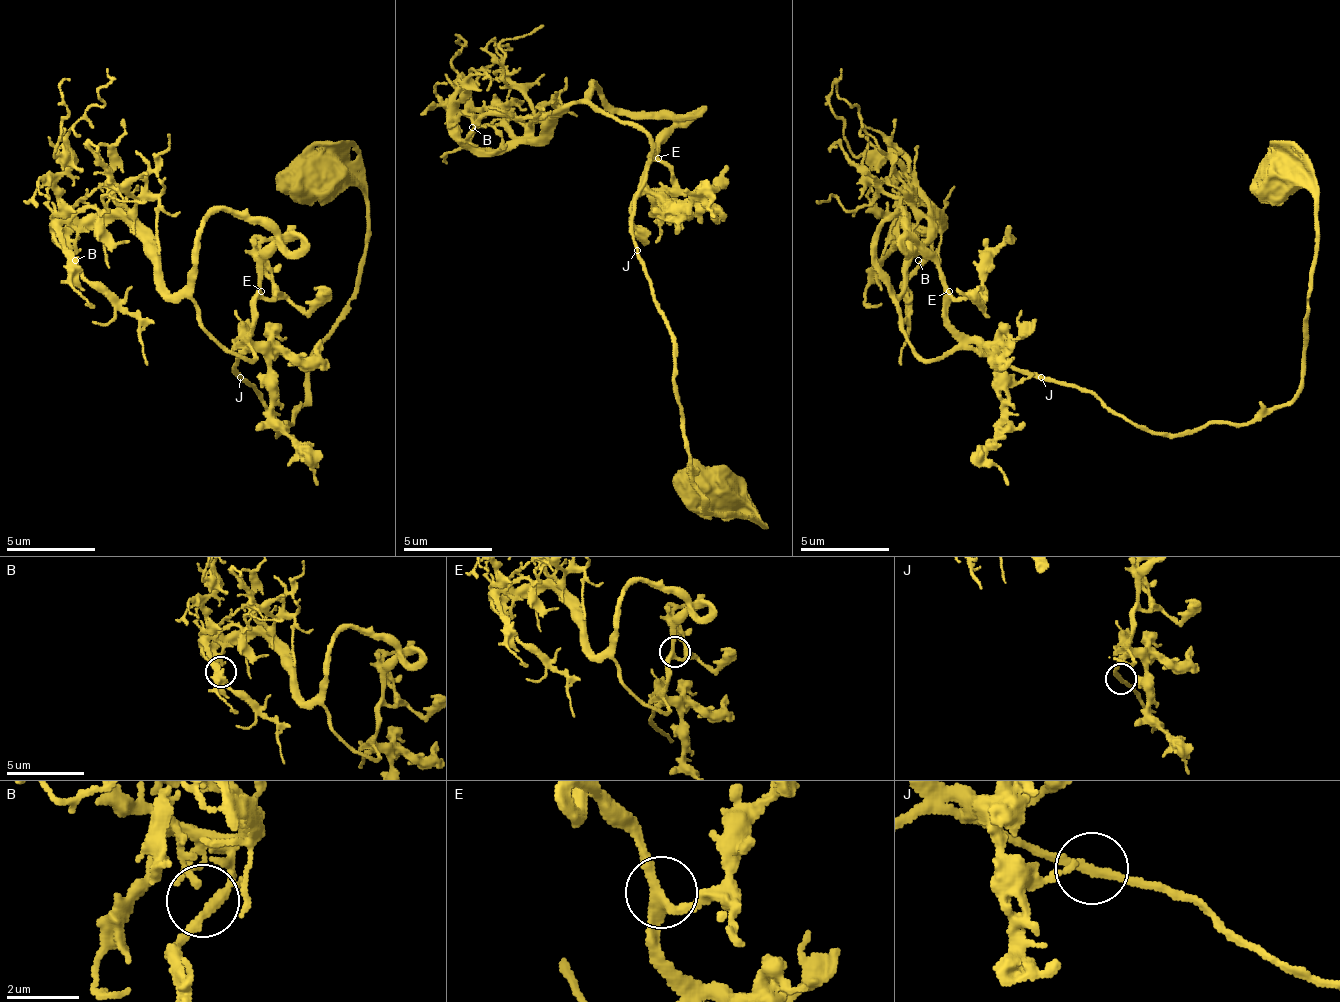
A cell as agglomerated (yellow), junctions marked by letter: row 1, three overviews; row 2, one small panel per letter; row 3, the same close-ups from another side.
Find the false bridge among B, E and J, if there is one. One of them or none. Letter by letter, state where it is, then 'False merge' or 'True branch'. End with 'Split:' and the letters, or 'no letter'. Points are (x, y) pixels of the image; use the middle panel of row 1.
B: Place: (472, 127). True branch
E: Place: (658, 158). True branch
J: Place: (637, 250). True branch
Split: no letter

